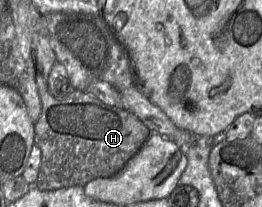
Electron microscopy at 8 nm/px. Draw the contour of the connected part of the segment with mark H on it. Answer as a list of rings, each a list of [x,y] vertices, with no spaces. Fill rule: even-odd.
[[[43,16],[34,26],[32,42],[35,80],[41,103],[40,116],[34,123],[34,144],[41,152],[34,186],[39,190],[55,190],[84,186],[93,179],[115,175],[140,150],[151,131],[133,113],[107,105],[84,91],[72,90],[64,98],[54,98],[48,91],[47,79],[57,60],[46,36]]]

